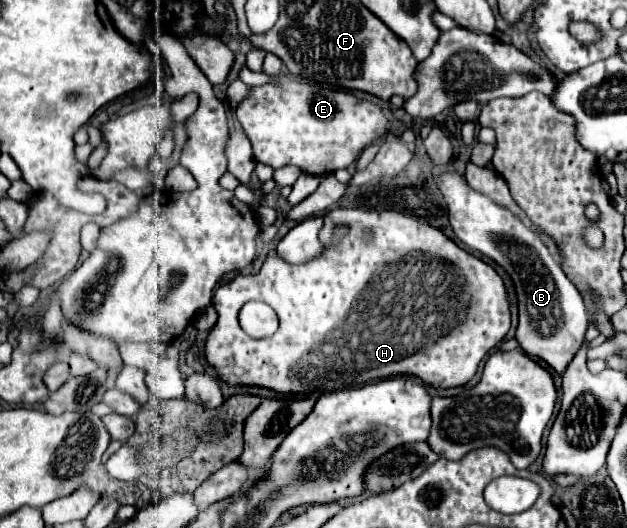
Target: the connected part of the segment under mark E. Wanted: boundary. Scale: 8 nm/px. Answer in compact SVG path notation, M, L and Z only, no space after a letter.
M274 54L264 58L262 70L278 76L282 84L252 88L250 98L236 108L238 122L250 138L254 158L258 162L264 162L272 168L294 164L306 174L324 176L350 166L365 147L392 130L392 122L374 102L358 100L350 92L292 78L284 74L280 58Z

